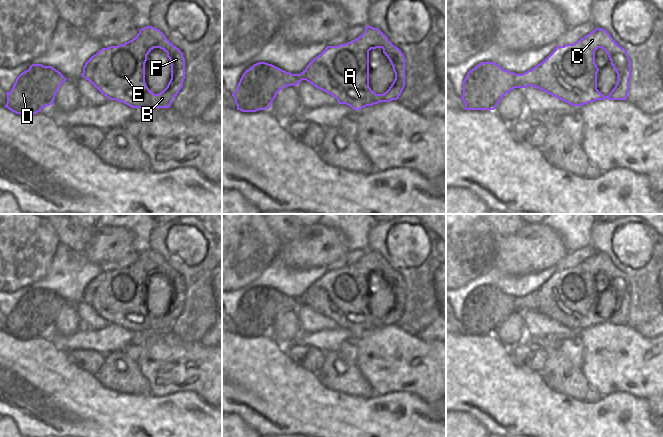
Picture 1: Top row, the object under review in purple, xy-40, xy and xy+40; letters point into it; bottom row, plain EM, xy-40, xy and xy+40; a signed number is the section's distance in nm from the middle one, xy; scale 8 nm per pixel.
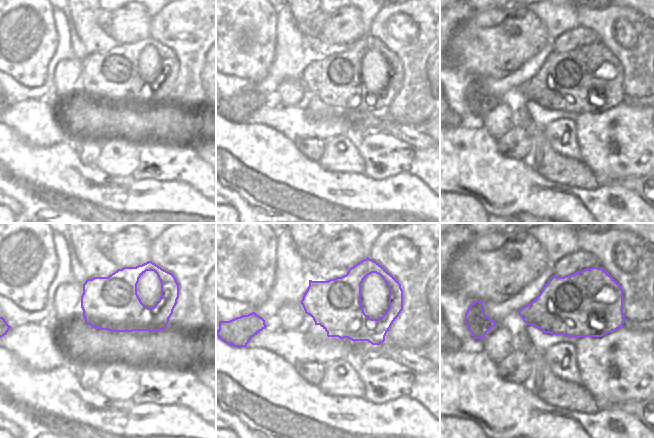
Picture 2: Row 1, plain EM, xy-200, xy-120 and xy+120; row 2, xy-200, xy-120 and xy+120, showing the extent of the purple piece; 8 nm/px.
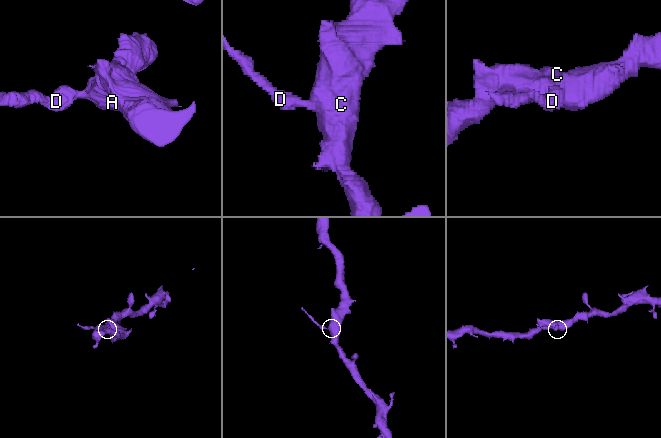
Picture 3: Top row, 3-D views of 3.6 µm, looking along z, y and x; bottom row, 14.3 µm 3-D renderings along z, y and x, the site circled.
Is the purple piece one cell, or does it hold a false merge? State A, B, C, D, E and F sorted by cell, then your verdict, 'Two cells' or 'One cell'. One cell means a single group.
Groups: A B C E F / D. Two cells.

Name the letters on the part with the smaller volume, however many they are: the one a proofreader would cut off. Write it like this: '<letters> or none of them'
D

